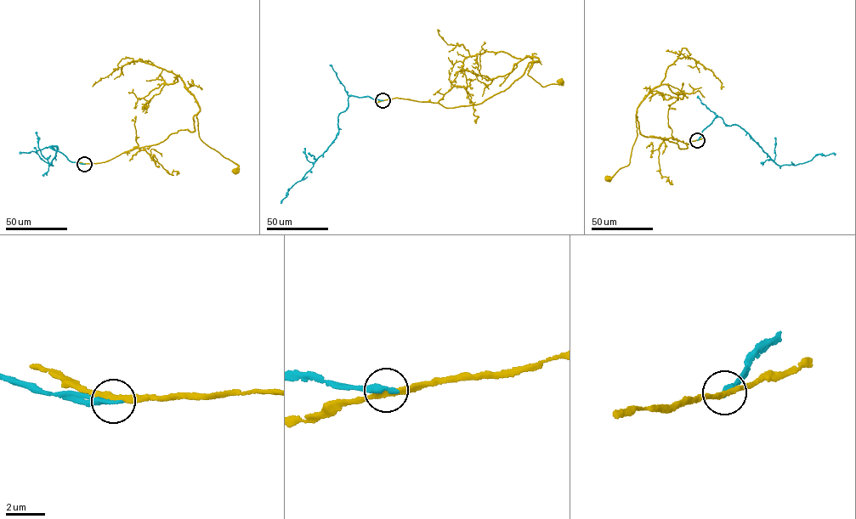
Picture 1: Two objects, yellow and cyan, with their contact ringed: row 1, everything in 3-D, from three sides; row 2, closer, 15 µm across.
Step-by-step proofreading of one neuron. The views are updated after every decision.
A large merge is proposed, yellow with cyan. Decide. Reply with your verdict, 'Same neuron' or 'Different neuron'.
Different neuron

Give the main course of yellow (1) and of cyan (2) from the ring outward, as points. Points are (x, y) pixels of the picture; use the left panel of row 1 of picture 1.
1: (84, 164), (157, 144), (179, 130), (195, 131), (195, 115), (199, 138), (237, 164), (235, 171)
2: (83, 164), (70, 161), (62, 153), (49, 147), (55, 145), (58, 149), (50, 165), (41, 154), (36, 132)

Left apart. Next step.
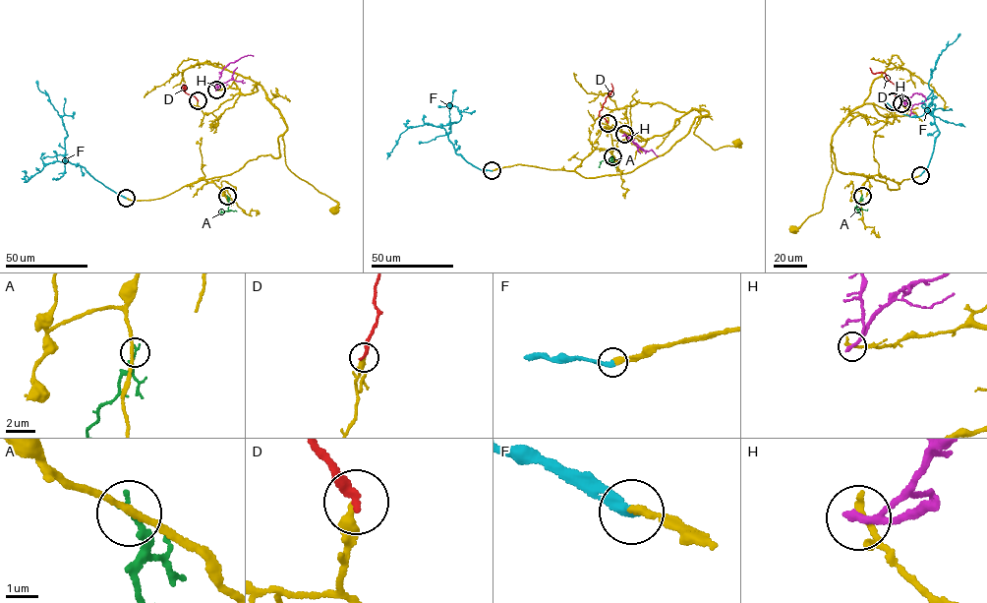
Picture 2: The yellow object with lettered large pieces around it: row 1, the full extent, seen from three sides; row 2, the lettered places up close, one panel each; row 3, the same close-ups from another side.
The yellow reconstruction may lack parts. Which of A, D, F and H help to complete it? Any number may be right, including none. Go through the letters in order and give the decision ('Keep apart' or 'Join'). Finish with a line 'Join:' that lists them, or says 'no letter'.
A: Keep apart
D: Keep apart
F: Join
H: Keep apart
Join: F

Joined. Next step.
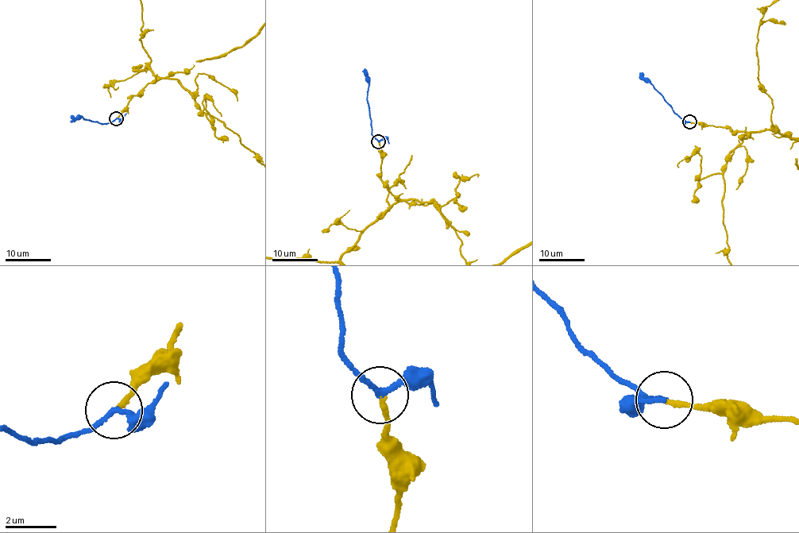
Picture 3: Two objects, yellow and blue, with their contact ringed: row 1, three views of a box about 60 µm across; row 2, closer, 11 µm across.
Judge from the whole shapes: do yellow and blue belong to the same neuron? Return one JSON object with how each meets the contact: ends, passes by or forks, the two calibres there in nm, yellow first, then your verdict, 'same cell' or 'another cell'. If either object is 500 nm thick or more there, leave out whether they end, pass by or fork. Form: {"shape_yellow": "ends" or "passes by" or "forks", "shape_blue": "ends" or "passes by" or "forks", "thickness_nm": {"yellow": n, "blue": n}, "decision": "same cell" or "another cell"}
{"shape_yellow": "ends", "shape_blue": "passes by", "thickness_nm": {"yellow": 190, "blue": 180}, "decision": "same cell"}

